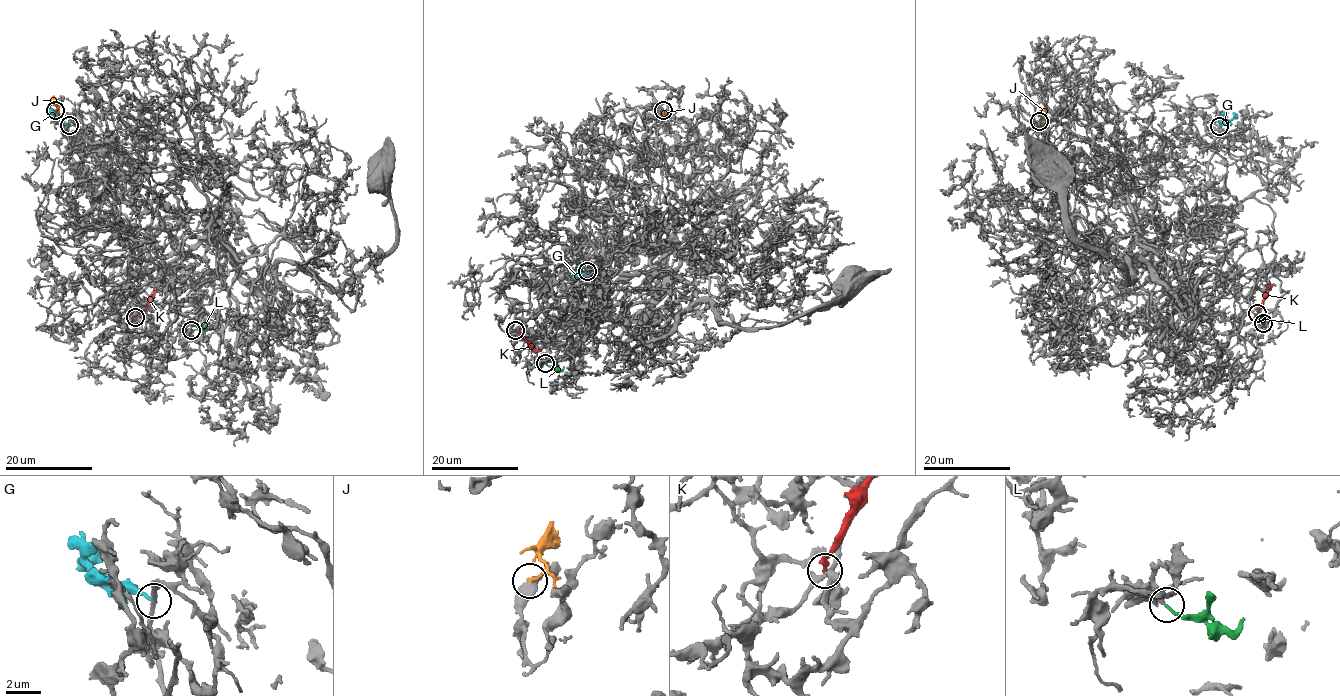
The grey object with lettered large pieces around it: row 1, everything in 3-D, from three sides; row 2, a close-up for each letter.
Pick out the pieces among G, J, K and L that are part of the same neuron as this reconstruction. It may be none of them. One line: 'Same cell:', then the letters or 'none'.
Same cell: L

